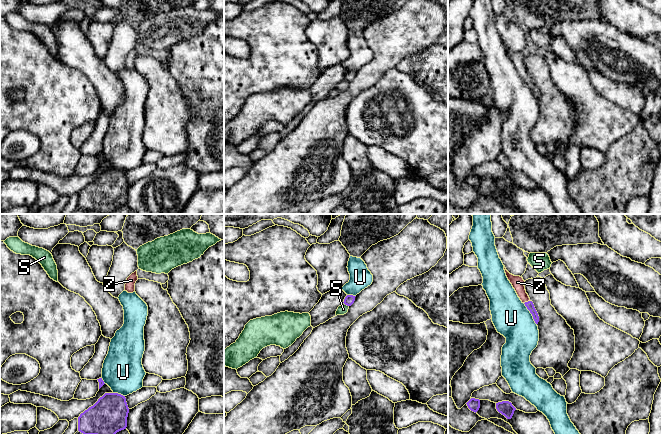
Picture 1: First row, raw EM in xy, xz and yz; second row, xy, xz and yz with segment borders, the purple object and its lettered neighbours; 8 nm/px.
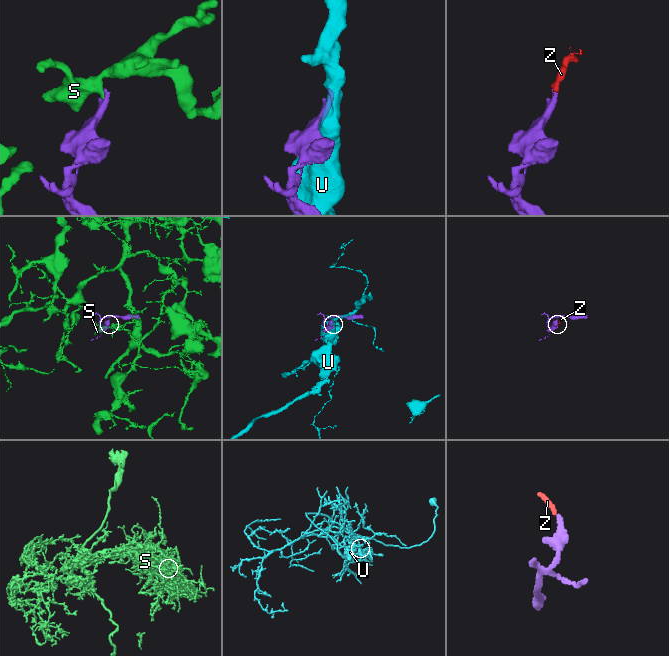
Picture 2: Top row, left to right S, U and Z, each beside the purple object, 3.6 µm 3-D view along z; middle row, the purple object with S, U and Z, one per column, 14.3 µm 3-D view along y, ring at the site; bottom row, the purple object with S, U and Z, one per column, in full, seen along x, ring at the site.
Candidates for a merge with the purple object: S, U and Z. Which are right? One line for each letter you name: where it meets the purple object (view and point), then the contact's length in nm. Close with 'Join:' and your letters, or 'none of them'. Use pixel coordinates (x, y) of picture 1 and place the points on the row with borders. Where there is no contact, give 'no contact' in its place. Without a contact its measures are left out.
Z: contact yz (526, 302); length 50 nm
Join: Z

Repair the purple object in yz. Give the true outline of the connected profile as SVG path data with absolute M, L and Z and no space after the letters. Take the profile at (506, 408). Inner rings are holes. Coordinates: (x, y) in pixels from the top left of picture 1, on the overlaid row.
M502 401L496 403L496 409L499 413L504 415L507 419L511 419L516 408L509 401Z

